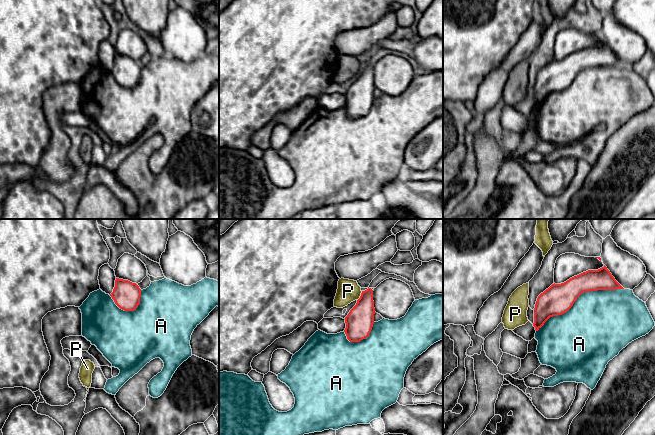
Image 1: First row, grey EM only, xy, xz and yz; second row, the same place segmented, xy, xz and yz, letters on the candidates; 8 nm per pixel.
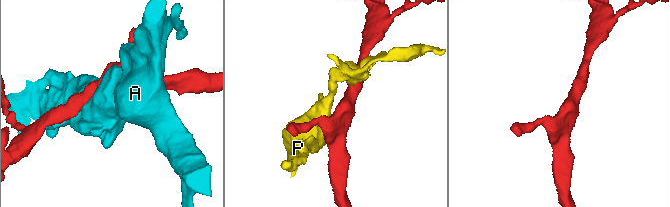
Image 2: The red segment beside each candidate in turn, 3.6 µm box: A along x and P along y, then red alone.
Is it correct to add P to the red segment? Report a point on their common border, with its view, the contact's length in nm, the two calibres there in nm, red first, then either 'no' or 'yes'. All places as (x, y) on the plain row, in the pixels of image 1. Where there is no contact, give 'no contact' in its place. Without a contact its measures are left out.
xz (360, 72) | 90 nm | 220/180 nm | no

